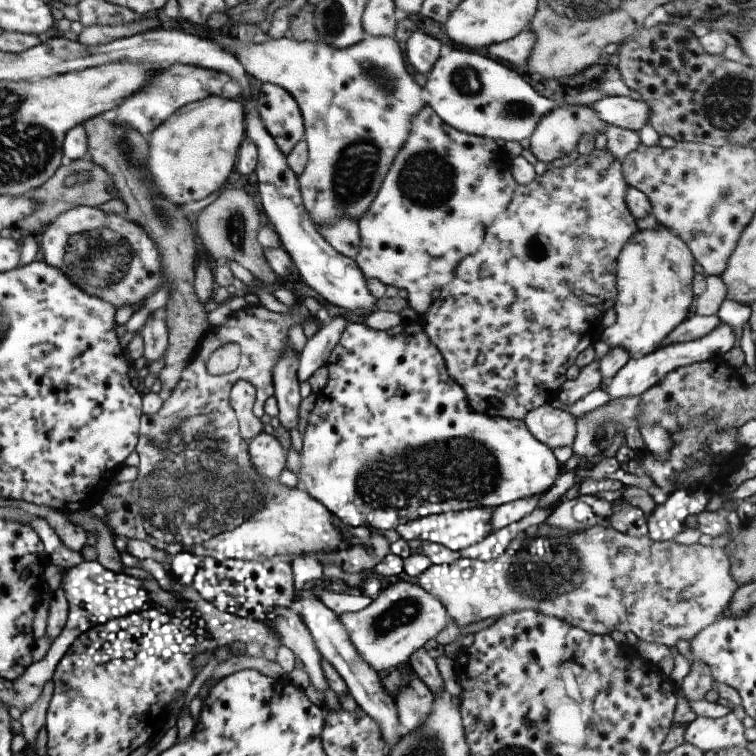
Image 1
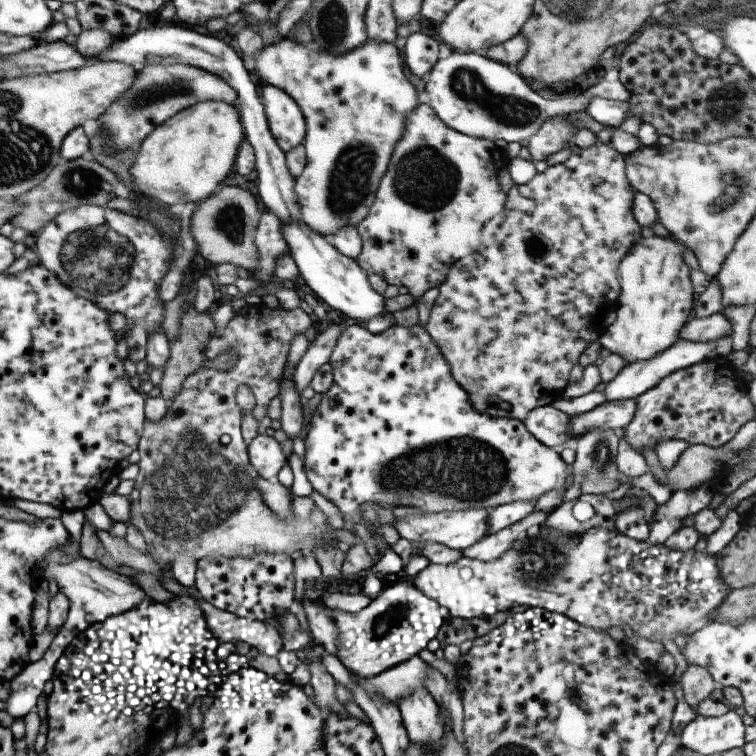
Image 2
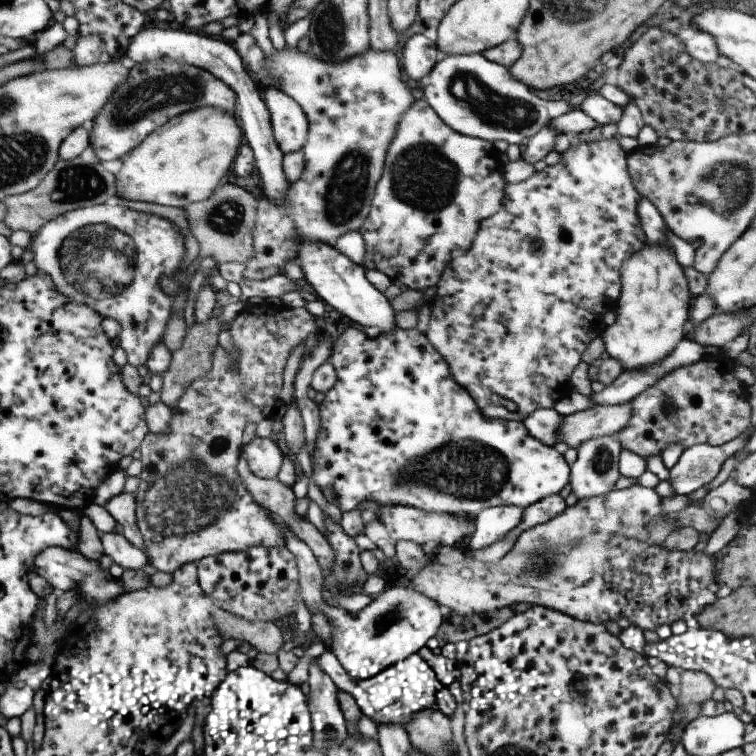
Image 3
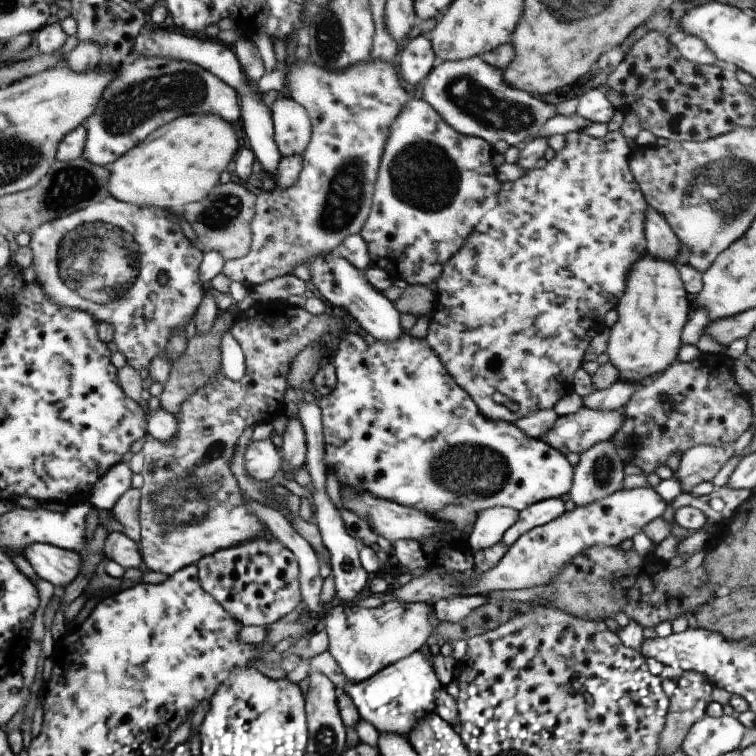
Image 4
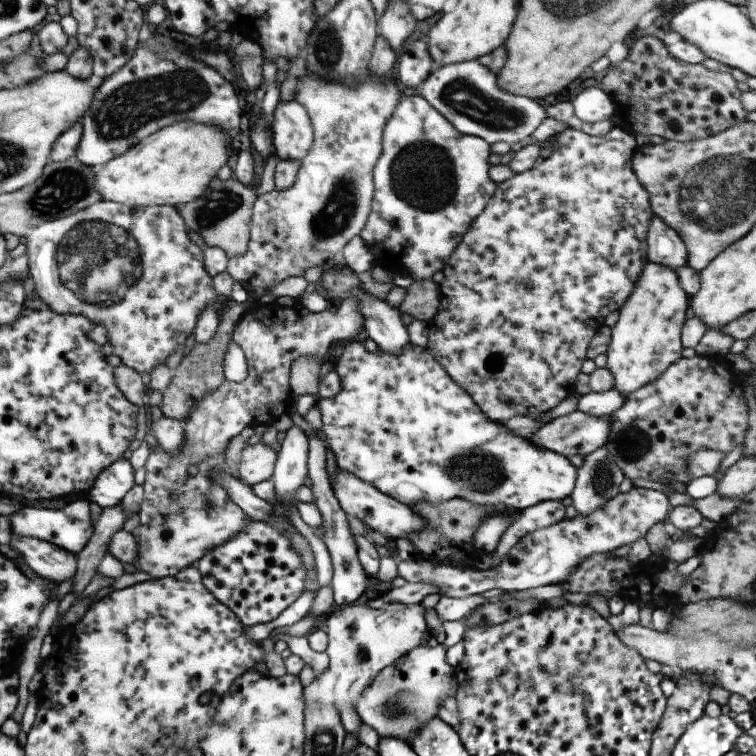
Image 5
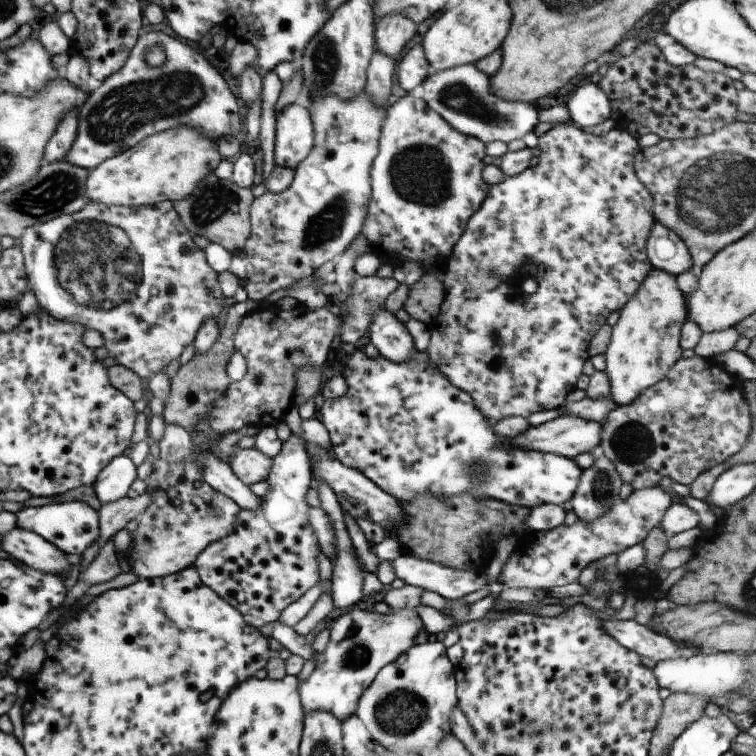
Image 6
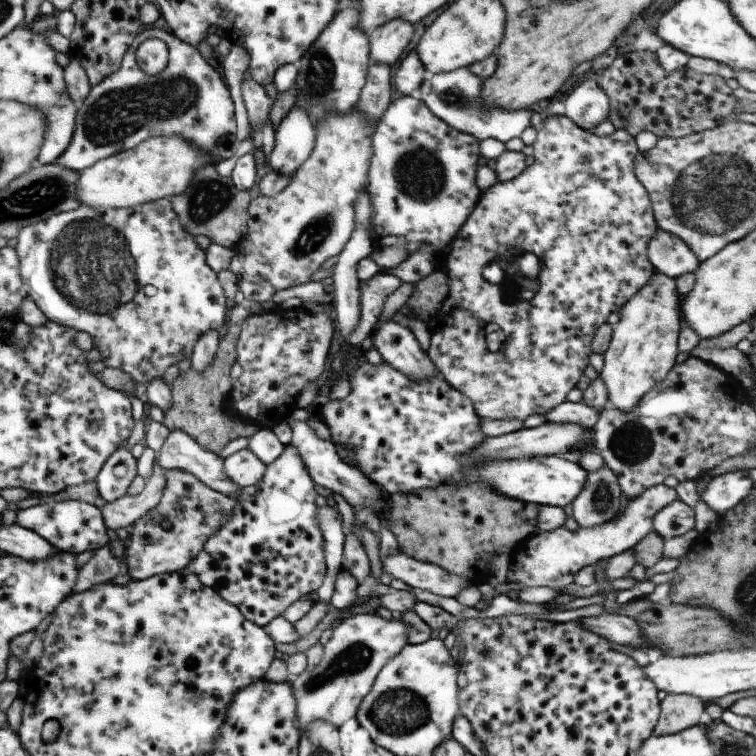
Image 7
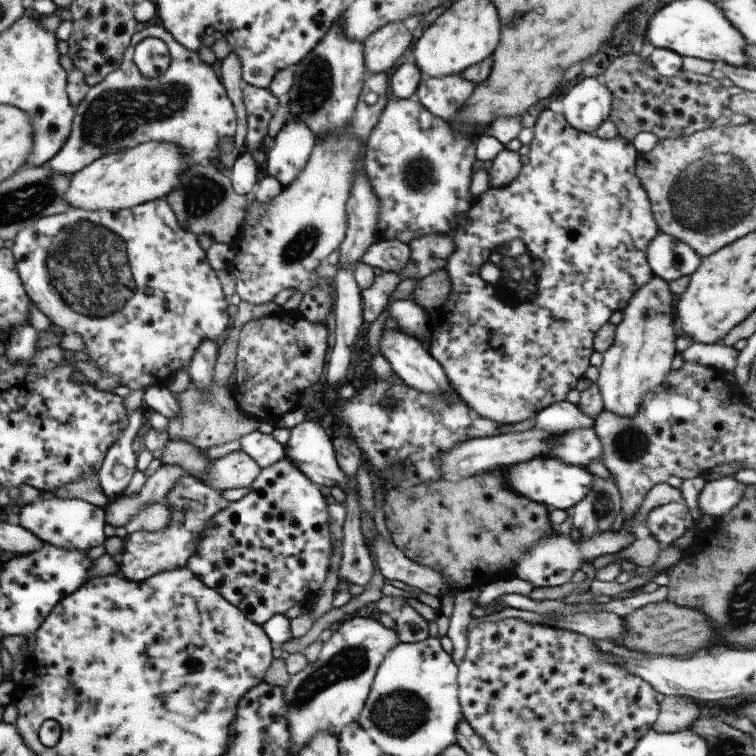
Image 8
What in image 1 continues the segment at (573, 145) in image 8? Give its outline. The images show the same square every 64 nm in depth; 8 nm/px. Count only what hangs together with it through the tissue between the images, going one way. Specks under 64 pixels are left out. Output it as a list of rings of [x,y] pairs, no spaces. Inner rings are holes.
[[[605,148],[593,149],[588,155],[579,156],[566,167],[549,167],[541,176],[535,175],[529,184],[516,185],[505,210],[497,215],[497,220],[493,220],[491,226],[485,230],[485,238],[483,238],[483,244],[479,246],[479,250],[473,256],[467,256],[465,260],[461,260],[461,264],[455,270],[453,280],[445,288],[441,288],[439,298],[433,300],[428,306],[421,320],[424,333],[431,344],[434,344],[441,353],[447,374],[457,384],[461,384],[461,388],[467,396],[467,402],[474,411],[489,416],[522,420],[531,409],[548,404],[557,398],[560,386],[566,381],[565,370],[574,364],[576,356],[581,351],[600,338],[603,330],[601,324],[603,313],[612,308],[615,302],[614,270],[617,255],[625,241],[628,241],[628,238],[638,229],[624,203],[626,186],[620,171],[620,160]]]

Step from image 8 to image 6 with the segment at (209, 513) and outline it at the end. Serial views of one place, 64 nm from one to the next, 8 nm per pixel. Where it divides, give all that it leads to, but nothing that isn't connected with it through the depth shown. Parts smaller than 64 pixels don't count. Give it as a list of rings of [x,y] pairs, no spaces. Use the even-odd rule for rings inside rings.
[[[153,453],[150,465],[152,469],[145,484],[152,499],[144,511],[136,516],[137,528],[131,533],[132,544],[126,556],[130,570],[137,574],[139,579],[161,578],[191,566],[196,556],[209,543],[225,538],[233,530],[240,511],[240,508],[230,498],[201,480],[202,462],[199,459],[168,463]]]

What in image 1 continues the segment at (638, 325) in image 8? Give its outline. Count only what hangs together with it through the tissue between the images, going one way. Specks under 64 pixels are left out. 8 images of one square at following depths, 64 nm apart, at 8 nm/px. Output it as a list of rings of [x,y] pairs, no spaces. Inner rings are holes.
[[[658,224],[656,228],[650,230],[637,229],[628,241],[625,241],[616,258],[614,270],[616,297],[612,306],[616,317],[611,326],[603,328],[601,340],[609,347],[624,348],[630,354],[630,358],[647,355],[661,348],[662,340],[671,332],[671,329],[689,316],[689,306],[693,302],[694,264],[694,258],[684,240],[667,227]]]

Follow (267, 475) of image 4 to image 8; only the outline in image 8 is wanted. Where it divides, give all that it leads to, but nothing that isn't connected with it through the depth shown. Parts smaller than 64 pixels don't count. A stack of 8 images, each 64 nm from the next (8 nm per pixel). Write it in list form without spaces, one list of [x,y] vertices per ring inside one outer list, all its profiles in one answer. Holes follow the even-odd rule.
[[[239,449],[213,459],[202,476],[195,478],[221,493],[229,488],[248,488],[260,470],[260,466]]]

